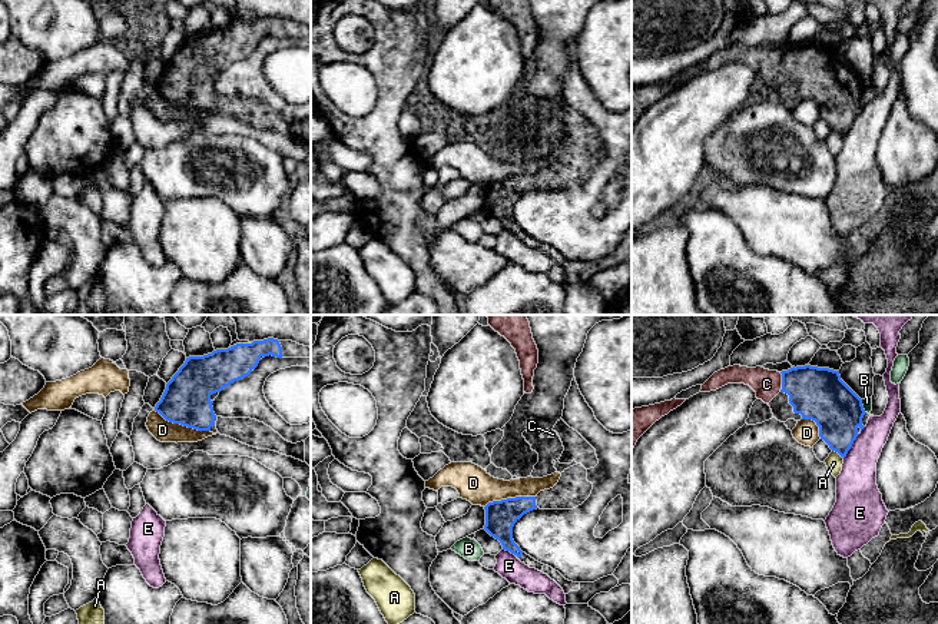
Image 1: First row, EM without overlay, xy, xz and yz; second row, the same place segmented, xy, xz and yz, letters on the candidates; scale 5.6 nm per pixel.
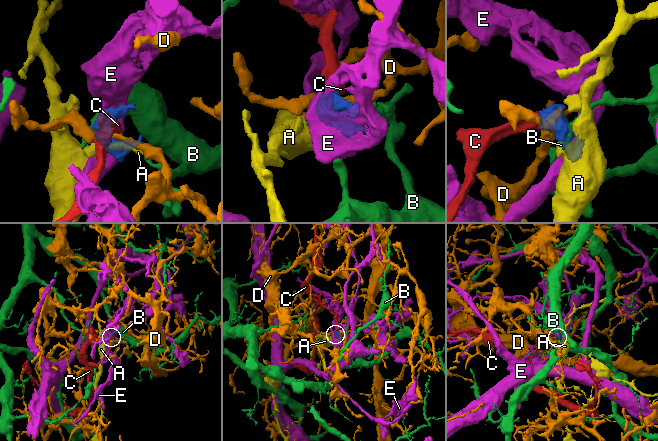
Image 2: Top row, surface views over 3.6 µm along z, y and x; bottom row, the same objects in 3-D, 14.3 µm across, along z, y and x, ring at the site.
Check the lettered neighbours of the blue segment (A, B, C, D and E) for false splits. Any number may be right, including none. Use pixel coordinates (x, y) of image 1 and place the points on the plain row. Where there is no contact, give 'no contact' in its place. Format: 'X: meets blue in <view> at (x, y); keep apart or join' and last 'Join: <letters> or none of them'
A: meets blue in yz at (838, 132); keep apart
B: meets blue in yz at (862, 86); keep apart
C: meets blue in yz at (782, 62); join
D: meets blue in xy at (182, 103); keep apart
E: meets blue in yz at (851, 125); keep apart
Join: C

